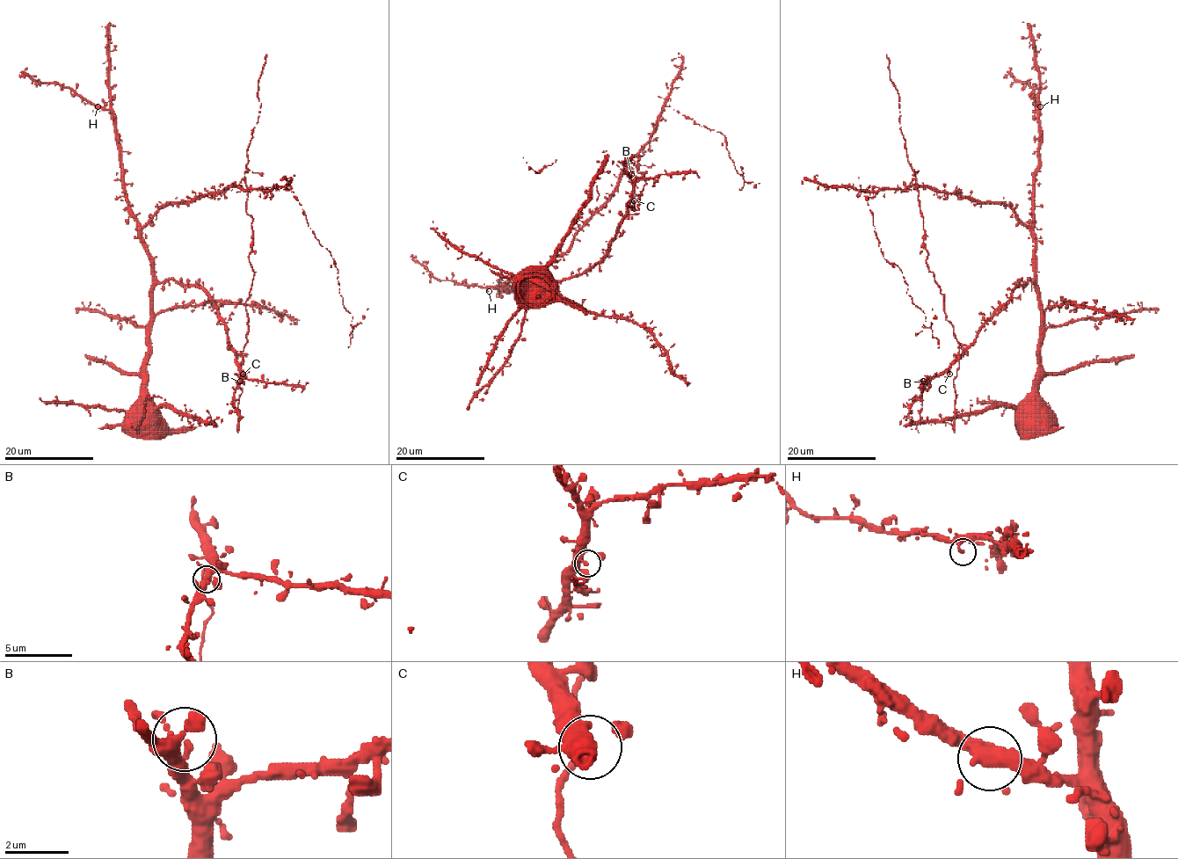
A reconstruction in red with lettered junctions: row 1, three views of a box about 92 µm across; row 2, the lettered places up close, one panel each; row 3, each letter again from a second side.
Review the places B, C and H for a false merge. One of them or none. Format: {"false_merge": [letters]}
{"false_merge": []}

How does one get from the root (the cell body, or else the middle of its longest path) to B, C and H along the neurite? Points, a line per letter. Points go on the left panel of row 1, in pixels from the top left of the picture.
B: (144, 420), (141, 364), (157, 284), (196, 284), (214, 302), (240, 381)
C: (144, 420), (141, 364), (157, 284), (174, 280), (196, 284), (206, 293), (224, 324), (227, 343), (243, 374)
H: (144, 420), (141, 364), (150, 320), (152, 264), (125, 189), (116, 118), (98, 106)

